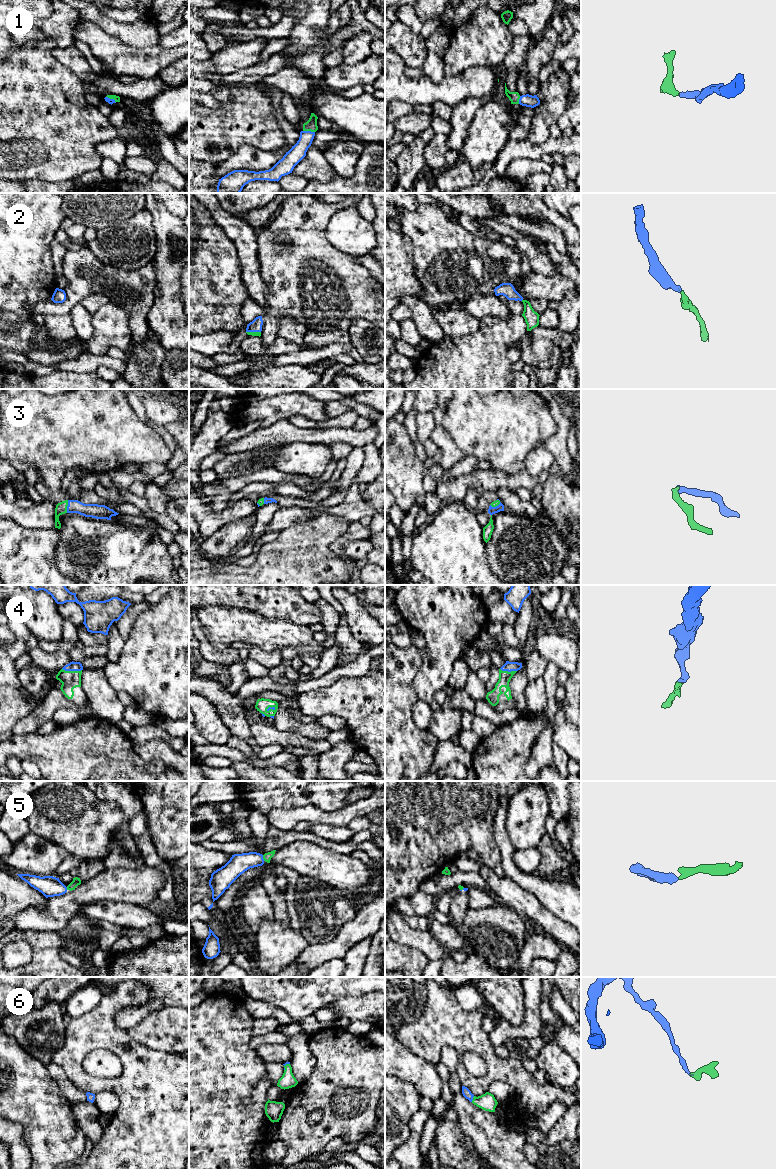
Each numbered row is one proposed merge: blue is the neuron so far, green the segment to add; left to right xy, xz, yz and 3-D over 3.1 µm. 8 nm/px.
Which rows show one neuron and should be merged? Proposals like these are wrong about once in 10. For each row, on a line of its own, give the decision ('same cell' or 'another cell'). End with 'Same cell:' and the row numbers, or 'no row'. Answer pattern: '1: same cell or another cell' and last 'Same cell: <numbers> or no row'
1: same cell
2: same cell
3: same cell
4: same cell
5: same cell
6: same cell
Same cell: 1, 2, 3, 4, 5, 6

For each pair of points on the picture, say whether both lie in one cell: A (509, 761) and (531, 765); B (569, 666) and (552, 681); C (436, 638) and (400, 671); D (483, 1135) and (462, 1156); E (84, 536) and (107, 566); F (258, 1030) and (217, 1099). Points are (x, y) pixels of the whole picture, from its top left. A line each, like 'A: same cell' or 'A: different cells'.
A: different cells
B: different cells
C: different cells
D: different cells
E: same cell
F: different cells

